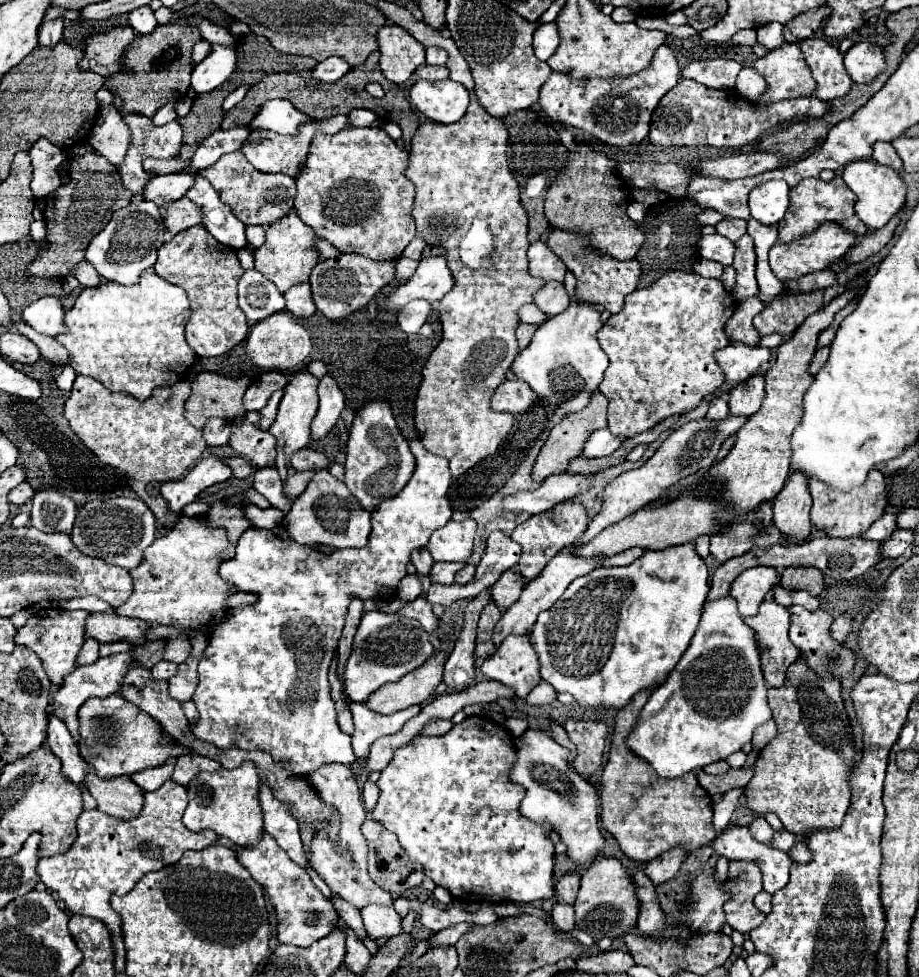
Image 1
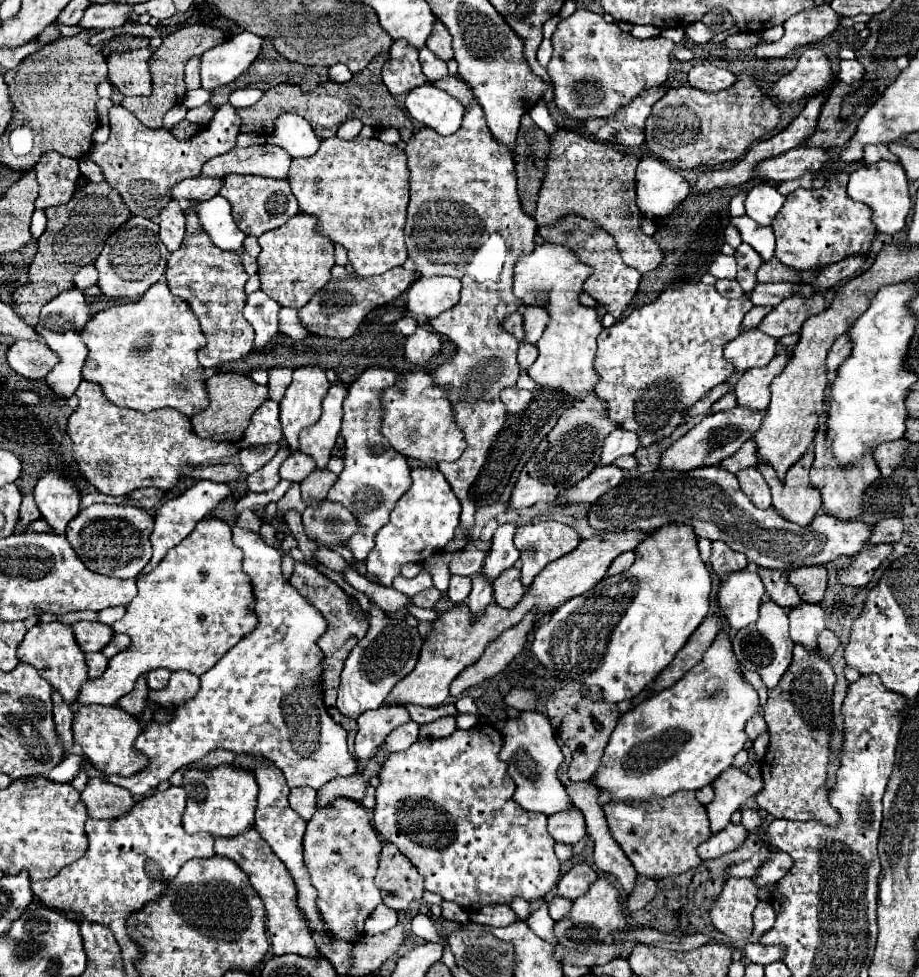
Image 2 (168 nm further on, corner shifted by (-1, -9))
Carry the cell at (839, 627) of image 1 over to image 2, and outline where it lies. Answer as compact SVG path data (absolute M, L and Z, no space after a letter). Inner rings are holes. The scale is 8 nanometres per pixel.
M823 629L823 633L819 633L819 637L817 637L817 645L819 645L819 653L823 653L825 657L831 657L839 645L839 639L833 631Z

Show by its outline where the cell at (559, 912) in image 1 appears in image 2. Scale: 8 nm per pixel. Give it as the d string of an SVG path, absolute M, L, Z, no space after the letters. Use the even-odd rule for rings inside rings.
M559 895L549 901L549 915L551 915L553 921L559 921L561 917L565 917L567 911L571 911L571 901L567 901L567 899L559 897Z

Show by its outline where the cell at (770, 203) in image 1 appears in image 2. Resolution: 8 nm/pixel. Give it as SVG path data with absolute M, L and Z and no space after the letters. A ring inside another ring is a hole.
M761 181L747 193L745 211L747 211L747 217L757 221L759 225L771 225L773 217L783 207L783 203L785 203L785 197L777 193L773 183Z

